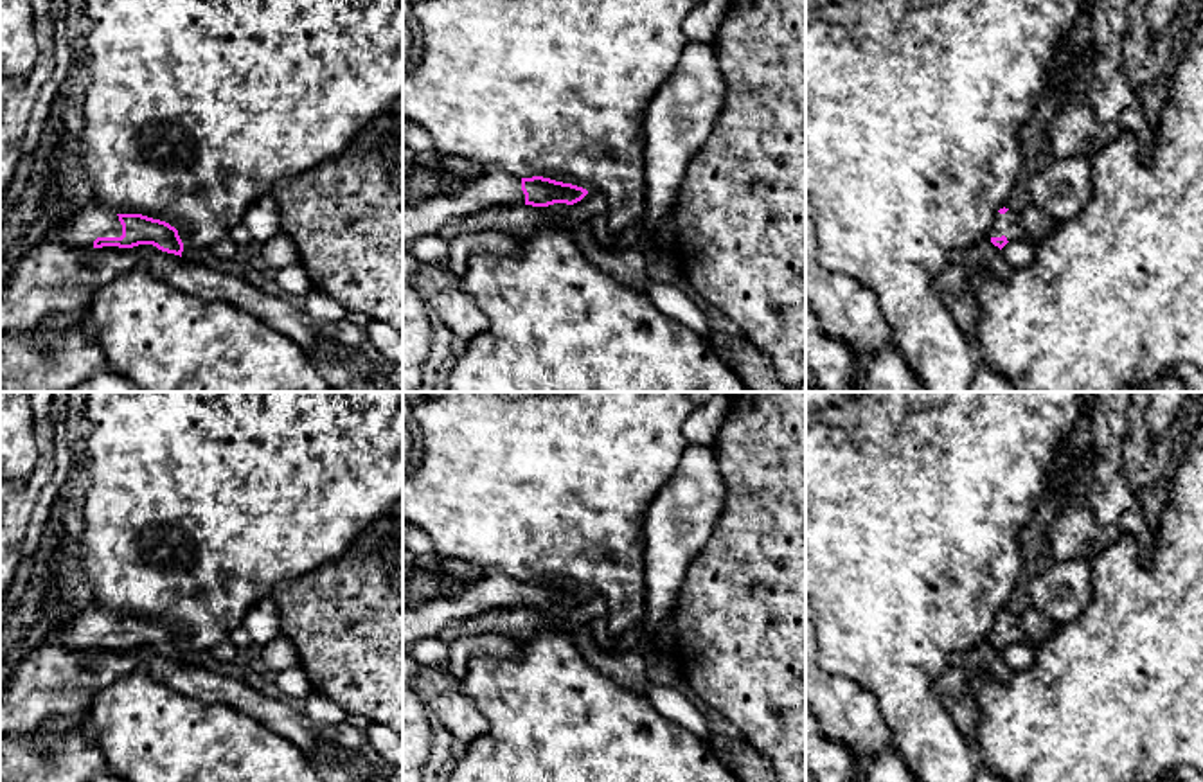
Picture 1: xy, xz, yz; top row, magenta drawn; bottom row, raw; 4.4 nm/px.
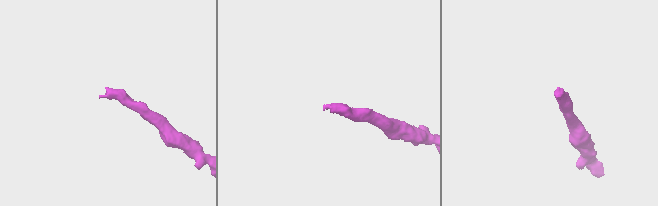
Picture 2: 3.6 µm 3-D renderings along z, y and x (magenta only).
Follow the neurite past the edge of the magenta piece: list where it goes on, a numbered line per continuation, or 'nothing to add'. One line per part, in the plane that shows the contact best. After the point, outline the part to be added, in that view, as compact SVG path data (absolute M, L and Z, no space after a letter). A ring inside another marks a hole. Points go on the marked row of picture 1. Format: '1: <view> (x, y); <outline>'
1: xy (92, 222); M99 203L79 209L72 219L61 225L52 241L67 244L70 248L88 250L94 248L97 237L120 237L122 225L119 216L111 209L104 209Z

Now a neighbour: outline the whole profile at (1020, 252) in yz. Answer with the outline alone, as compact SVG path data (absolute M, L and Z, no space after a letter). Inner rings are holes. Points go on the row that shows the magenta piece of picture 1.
M1027 235L1016 241L1007 243L1002 248L1002 255L1012 270L1029 266L1034 261L1034 241Z

